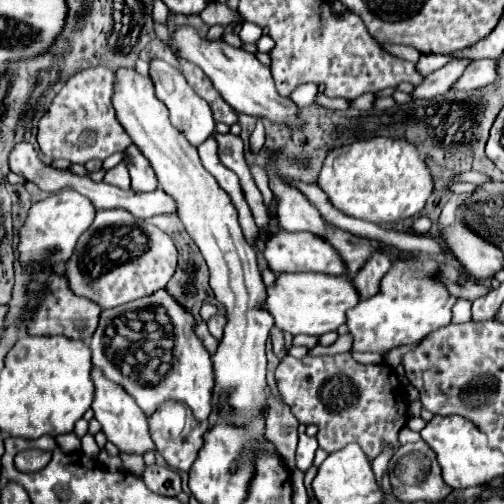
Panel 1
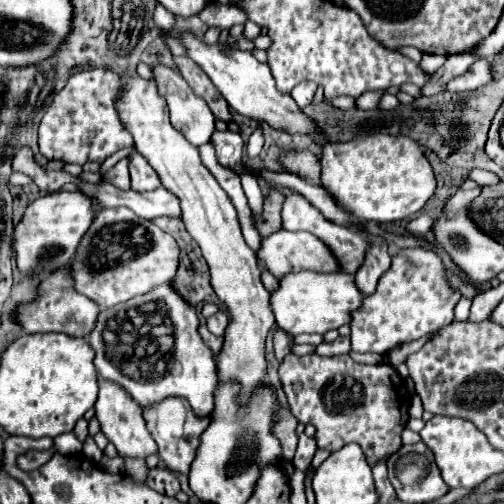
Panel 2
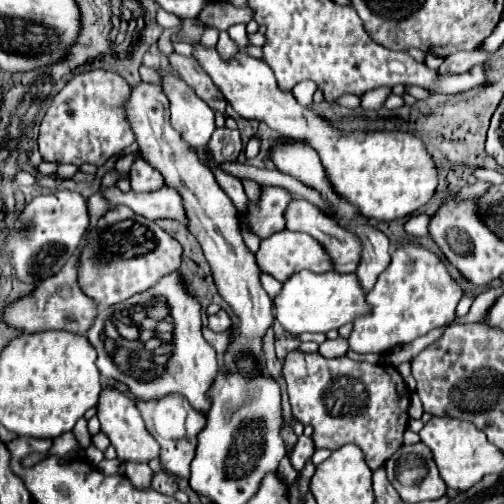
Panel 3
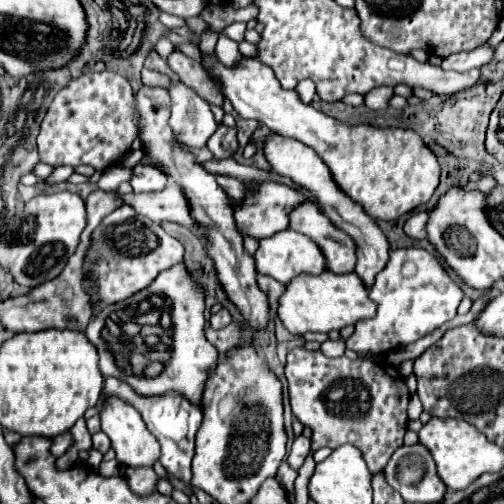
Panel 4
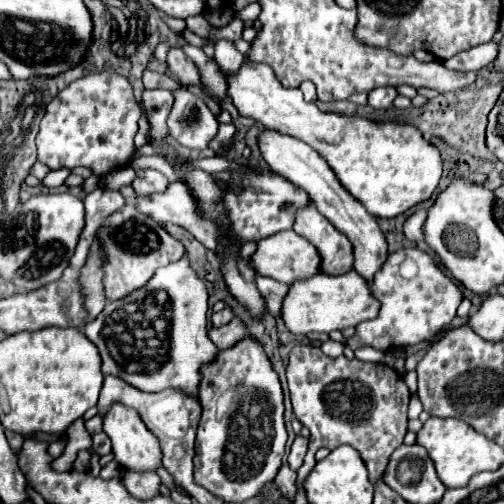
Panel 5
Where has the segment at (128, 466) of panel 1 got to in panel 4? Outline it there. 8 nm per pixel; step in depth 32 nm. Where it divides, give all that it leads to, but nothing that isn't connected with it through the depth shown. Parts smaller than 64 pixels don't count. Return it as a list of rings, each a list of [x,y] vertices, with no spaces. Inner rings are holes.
[[[126,468],[128,486],[140,496],[148,496],[158,486],[158,474],[152,468]]]

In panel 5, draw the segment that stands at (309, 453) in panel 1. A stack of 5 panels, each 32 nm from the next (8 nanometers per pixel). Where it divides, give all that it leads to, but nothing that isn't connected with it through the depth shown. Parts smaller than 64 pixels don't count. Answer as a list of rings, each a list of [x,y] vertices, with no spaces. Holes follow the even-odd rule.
[[[296,436],[296,440],[290,446],[290,454],[288,454],[288,466],[292,470],[298,470],[302,466],[304,456],[306,456],[306,448],[308,448],[308,438]]]

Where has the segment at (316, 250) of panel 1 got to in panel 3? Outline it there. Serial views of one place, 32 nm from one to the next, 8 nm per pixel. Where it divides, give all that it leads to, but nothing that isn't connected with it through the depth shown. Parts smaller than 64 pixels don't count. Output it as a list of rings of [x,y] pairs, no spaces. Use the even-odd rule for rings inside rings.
[[[282,230],[282,232],[276,232],[268,238],[264,238],[260,242],[260,250],[256,252],[256,262],[258,262],[260,272],[274,276],[278,282],[288,280],[288,276],[292,276],[300,270],[310,270],[316,274],[332,270],[330,258],[324,252],[324,248],[316,240],[312,240],[312,236],[308,236],[304,232],[292,232],[292,230]]]

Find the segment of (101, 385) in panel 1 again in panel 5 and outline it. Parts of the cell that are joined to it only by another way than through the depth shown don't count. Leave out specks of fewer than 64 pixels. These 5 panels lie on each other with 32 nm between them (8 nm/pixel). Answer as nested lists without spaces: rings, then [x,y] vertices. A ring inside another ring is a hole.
[[[114,404],[110,410],[112,412],[108,412],[102,420],[104,420],[104,432],[112,440],[114,460],[120,466],[124,466],[126,470],[132,470],[132,472],[158,470],[162,466],[162,450],[160,450],[160,444],[158,444],[156,436],[144,426],[144,422],[136,414],[136,410],[126,408],[122,404]]]

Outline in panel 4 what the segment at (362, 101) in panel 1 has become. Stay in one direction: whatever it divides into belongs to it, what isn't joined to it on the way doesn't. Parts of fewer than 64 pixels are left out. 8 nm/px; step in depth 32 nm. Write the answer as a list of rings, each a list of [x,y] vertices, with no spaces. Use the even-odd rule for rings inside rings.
[[[376,88],[376,90],[366,94],[366,106],[372,108],[372,110],[388,108],[388,102],[390,102],[392,96],[394,96],[392,88]]]

